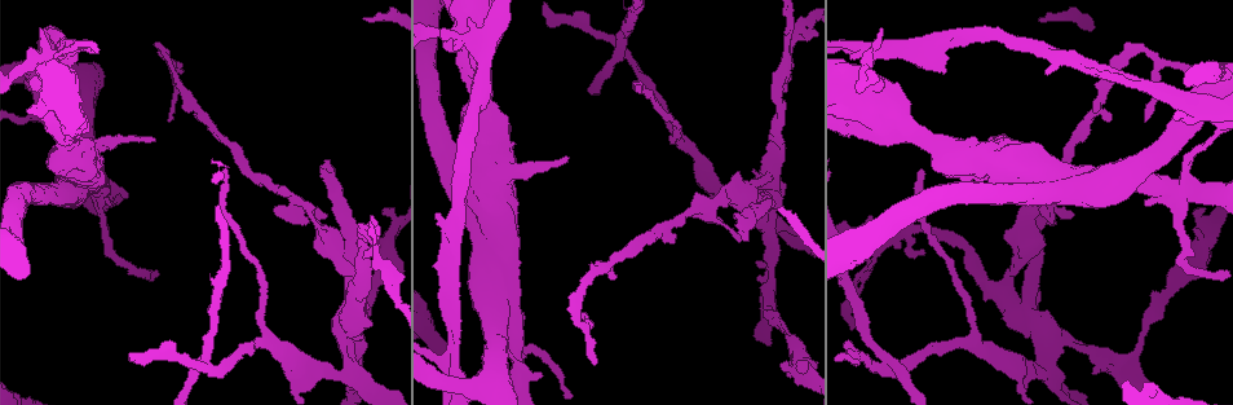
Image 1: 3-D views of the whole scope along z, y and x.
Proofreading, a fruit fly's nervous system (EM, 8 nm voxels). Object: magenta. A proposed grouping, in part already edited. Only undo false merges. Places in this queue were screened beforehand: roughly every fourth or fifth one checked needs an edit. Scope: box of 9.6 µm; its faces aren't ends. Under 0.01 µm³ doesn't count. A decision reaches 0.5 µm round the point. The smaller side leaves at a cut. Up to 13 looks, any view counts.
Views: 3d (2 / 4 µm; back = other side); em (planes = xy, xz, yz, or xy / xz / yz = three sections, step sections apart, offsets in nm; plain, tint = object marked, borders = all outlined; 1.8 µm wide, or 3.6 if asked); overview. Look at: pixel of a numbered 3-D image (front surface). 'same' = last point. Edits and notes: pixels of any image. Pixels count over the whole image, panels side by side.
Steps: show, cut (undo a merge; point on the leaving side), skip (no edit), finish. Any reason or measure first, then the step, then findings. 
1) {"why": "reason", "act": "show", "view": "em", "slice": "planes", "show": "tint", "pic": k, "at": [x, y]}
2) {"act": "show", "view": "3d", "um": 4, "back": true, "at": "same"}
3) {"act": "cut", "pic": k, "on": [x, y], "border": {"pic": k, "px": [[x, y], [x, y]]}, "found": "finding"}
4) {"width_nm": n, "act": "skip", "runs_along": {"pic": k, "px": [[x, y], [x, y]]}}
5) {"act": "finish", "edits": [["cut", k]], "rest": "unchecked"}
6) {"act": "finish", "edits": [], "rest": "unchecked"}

{"why": "sudden change in width", "act": "show", "view": "em", "slice": "yz", "step": 8, "show": "tint", "pic": 1, "at": [1183, 191]}

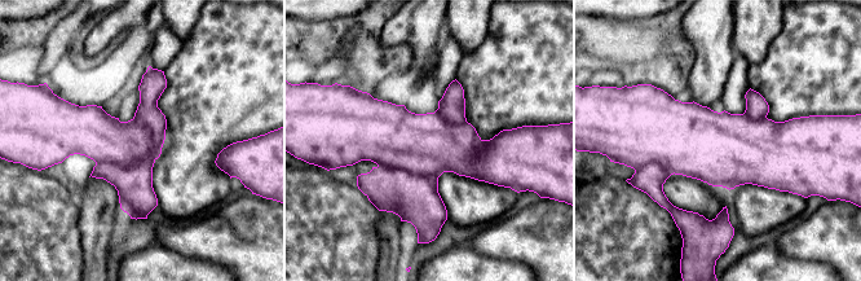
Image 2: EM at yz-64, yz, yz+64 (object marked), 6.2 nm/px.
{"act": "show", "view": "em", "slice": "planes", "show": "tint", "at": "same"}

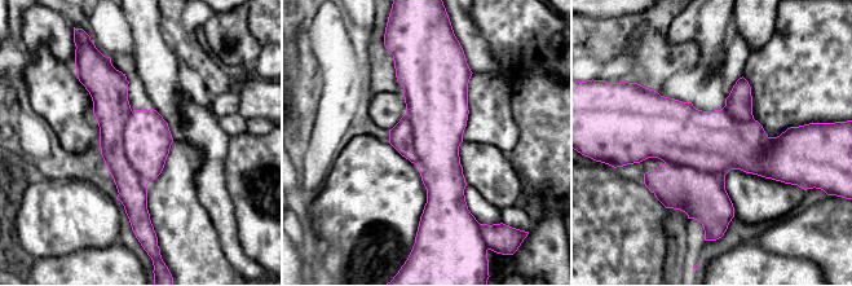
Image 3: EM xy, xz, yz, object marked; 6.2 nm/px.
{"width_nm": 400, "act": "cut", "pic": 3, "on": [111, 110], "part_leaving": {"pic": 3, "px": [[110, 69], [111, 149], [144, 219]]}, "found": "two cells meet here"}

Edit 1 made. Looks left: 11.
{"why": "sharp bend", "act": "show", "view": "em", "um": 3.6, "slice": "planes", "show": "tint", "pic": 1, "at": [69, 108]}

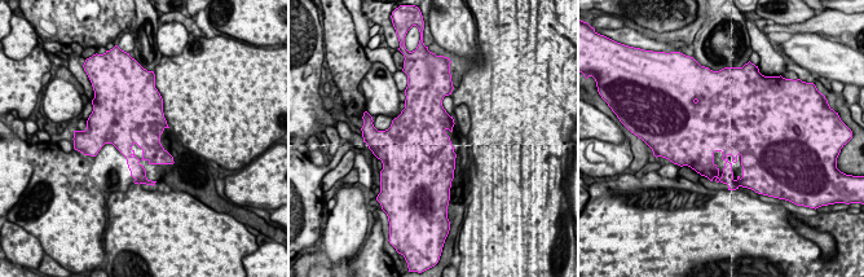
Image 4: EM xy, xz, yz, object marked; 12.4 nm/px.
{"act": "skip", "found": "all the same cell"}

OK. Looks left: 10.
{"act": "finish", "edits": [["cut", 3]], "rest": "unchecked"}

